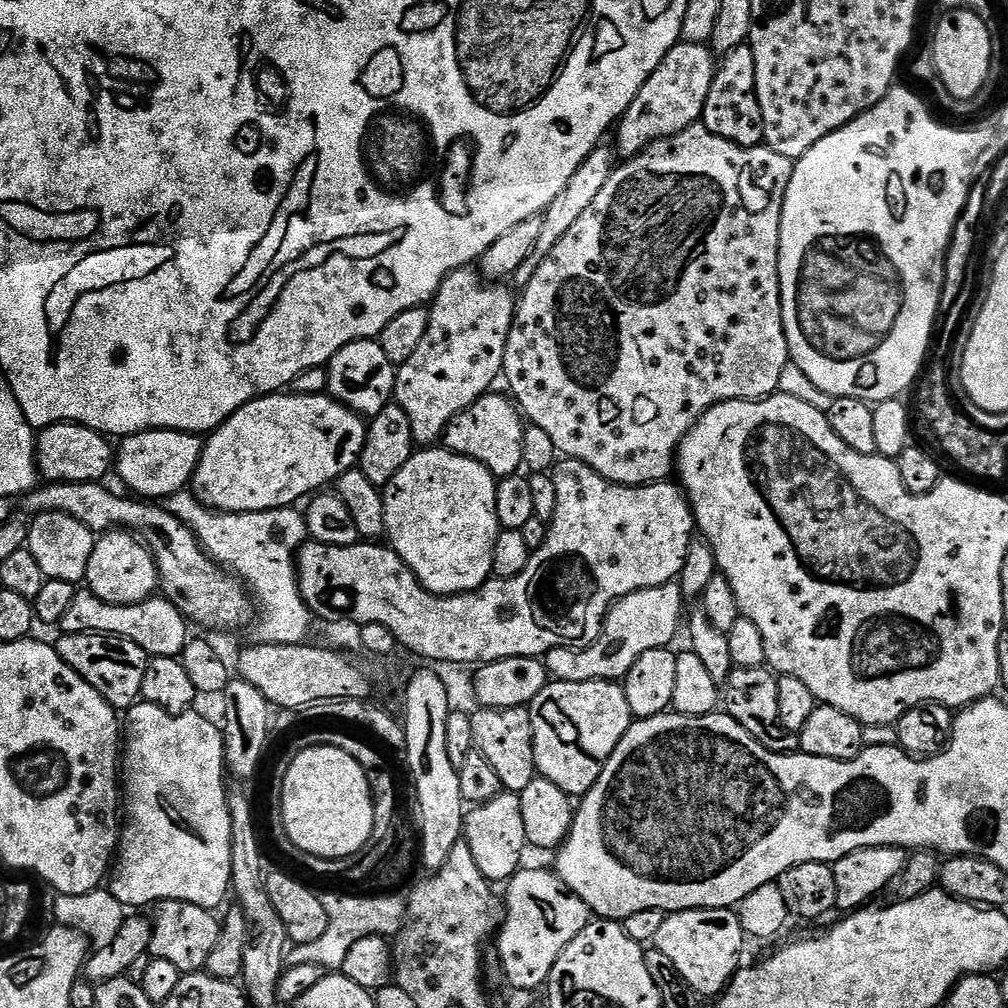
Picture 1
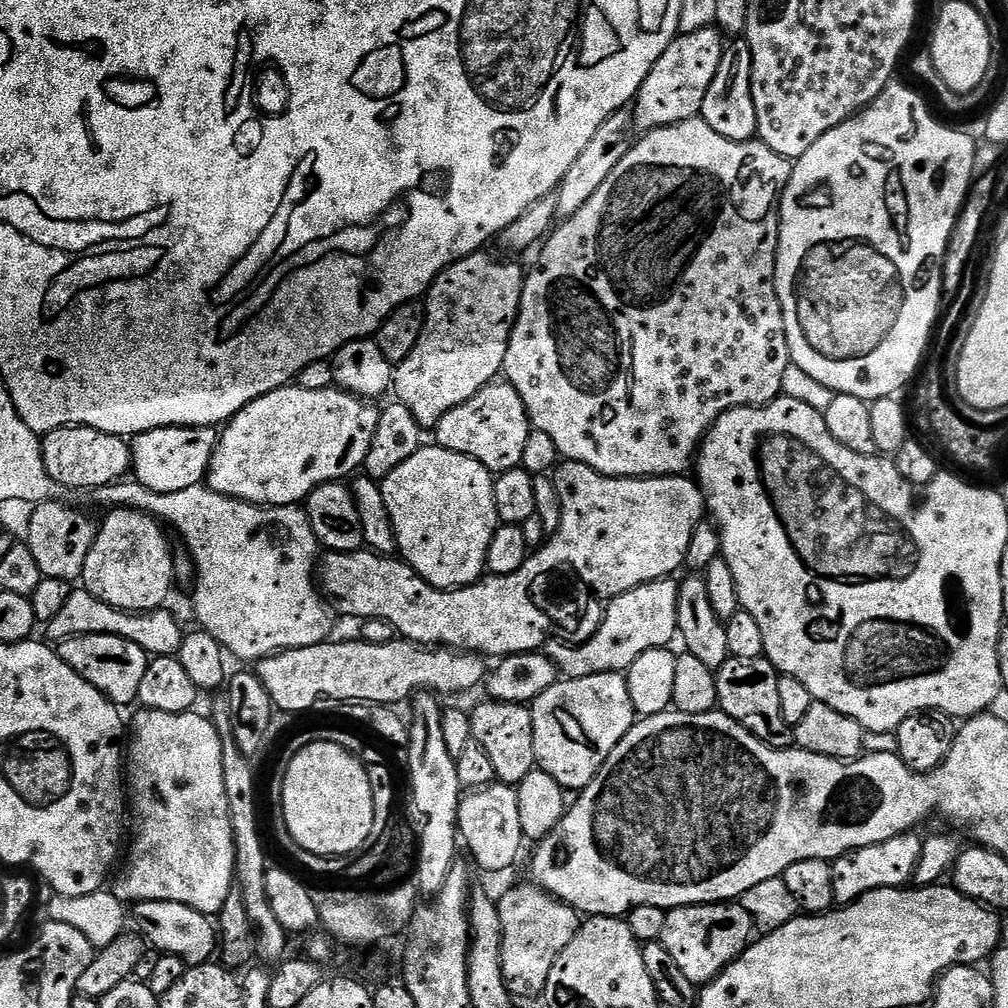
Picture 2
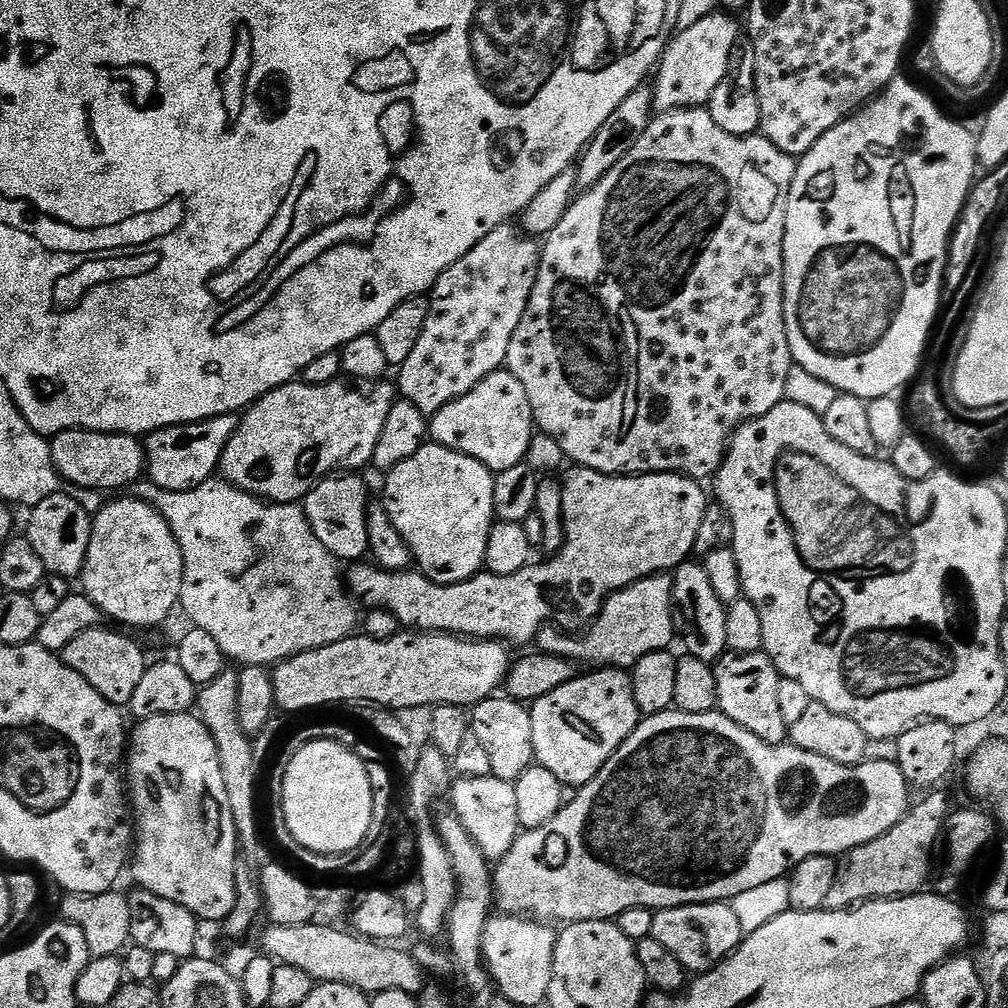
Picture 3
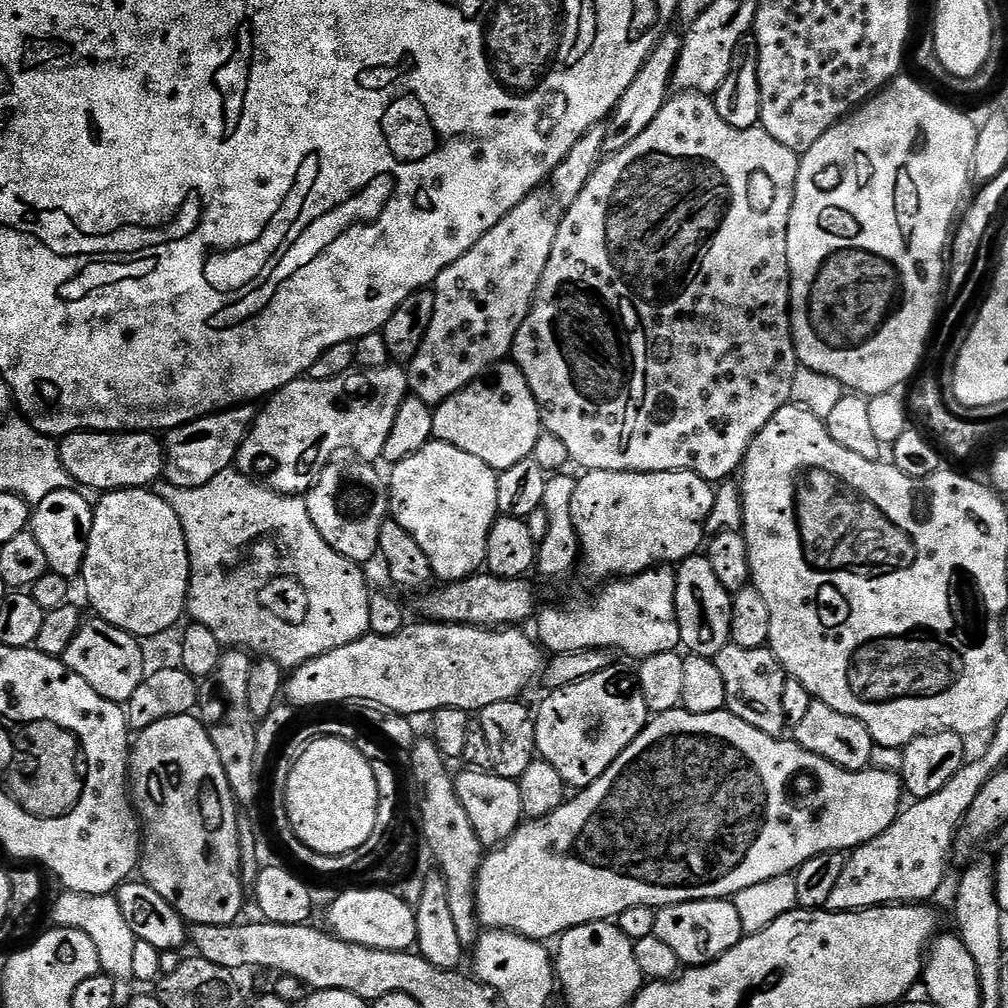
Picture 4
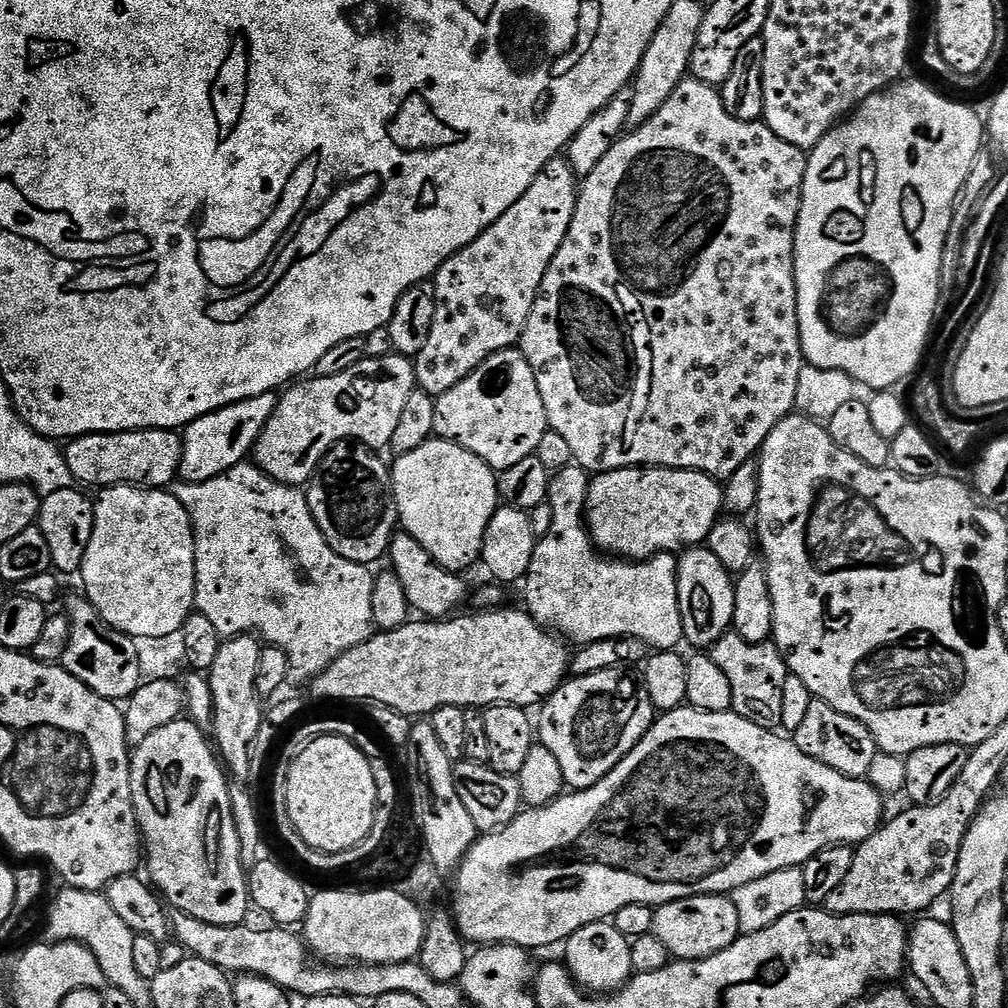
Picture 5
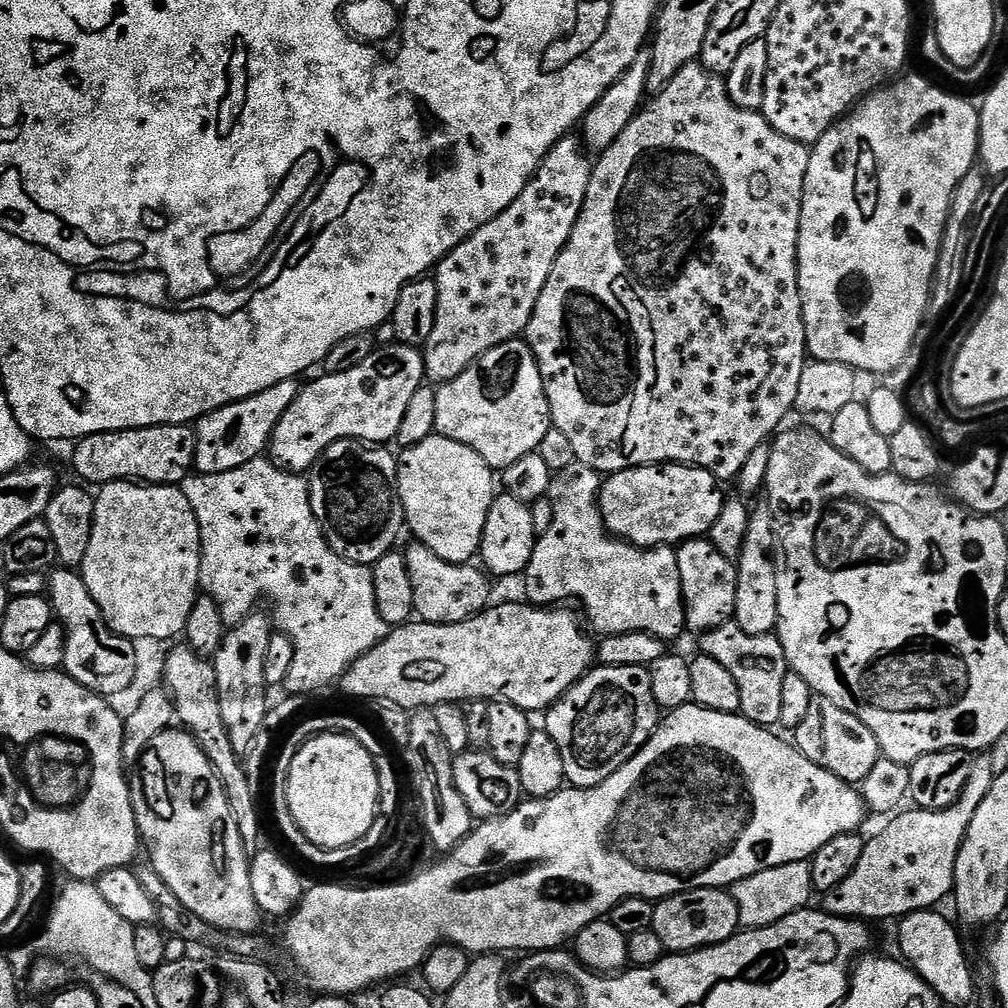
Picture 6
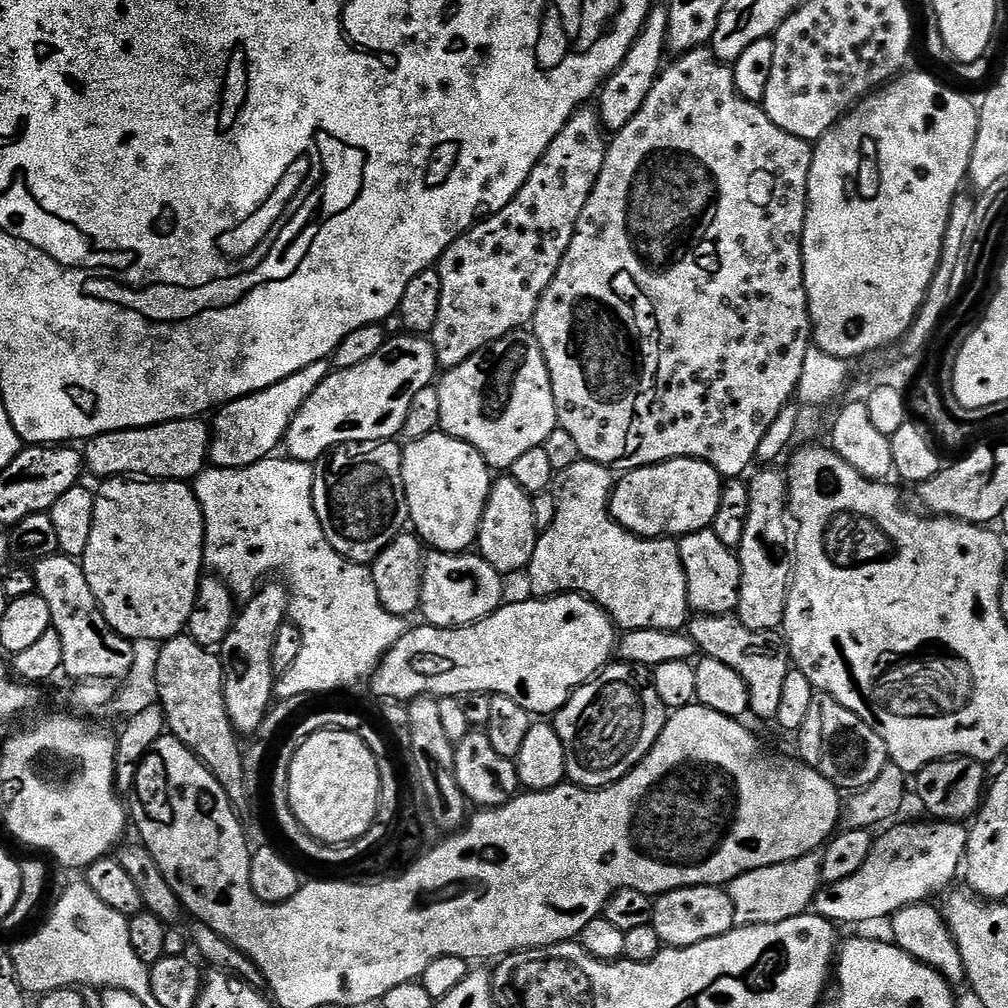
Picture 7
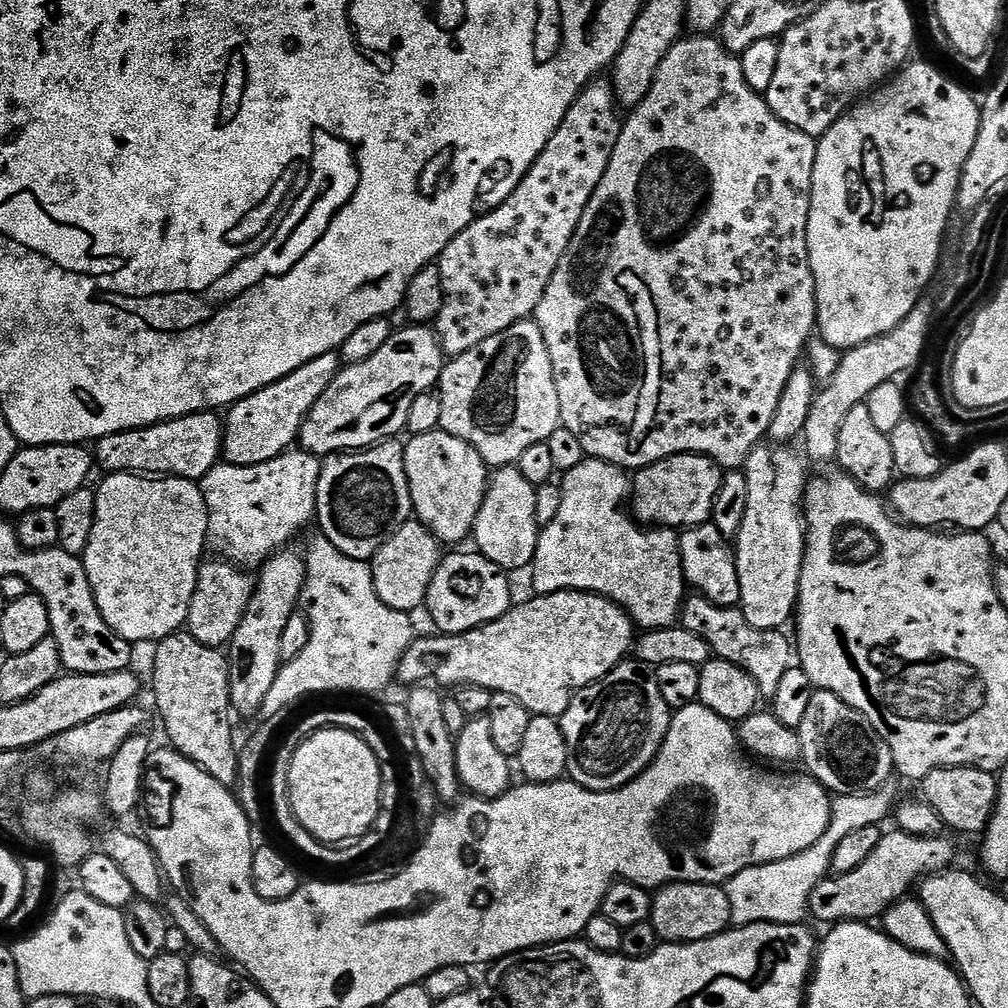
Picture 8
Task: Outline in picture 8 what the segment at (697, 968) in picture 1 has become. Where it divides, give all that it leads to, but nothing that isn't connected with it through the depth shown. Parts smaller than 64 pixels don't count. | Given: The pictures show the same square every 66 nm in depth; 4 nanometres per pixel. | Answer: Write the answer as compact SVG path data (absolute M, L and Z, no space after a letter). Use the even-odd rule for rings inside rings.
M665 884L652 898L654 930L661 941L670 944L693 944L727 932L732 924L730 898L719 884Z

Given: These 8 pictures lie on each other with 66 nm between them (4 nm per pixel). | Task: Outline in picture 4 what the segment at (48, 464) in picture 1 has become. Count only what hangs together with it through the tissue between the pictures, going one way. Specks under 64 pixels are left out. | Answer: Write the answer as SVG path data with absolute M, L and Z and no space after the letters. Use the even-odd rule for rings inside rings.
M72 432L59 446L62 466L73 482L84 490L93 488L96 494L123 488L151 489L164 476L166 448L161 437L150 432Z

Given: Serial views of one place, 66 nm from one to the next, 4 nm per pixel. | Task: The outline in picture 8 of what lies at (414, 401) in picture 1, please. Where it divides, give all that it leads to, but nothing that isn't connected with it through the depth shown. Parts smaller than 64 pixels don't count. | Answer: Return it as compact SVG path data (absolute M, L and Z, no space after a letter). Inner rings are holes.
M600 83L589 84L572 103L562 126L558 126L554 138L550 138L546 150L534 161L532 169L524 175L524 181L512 191L510 198L473 220L472 225L454 237L438 257L444 279L444 301L434 331L440 338L445 357L466 354L468 350L474 350L474 346L486 342L486 338L494 338L519 320L529 319L538 302L542 302L542 294L558 262L566 254L598 182L602 182L602 174L606 174L606 166L620 137L622 116L619 116L612 85Z

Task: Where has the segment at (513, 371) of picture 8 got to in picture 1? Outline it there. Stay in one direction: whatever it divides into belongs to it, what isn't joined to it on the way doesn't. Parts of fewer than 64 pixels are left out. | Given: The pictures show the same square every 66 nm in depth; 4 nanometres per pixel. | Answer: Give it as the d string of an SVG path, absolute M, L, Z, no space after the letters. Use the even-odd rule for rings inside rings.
M489 394L478 398L471 406L459 412L448 423L442 437L443 447L447 448L449 452L457 452L459 456L465 456L482 466L486 466L486 470L490 470L493 476L497 478L517 475L524 464L524 434L526 424L522 419L521 413L518 411L517 405L507 395L504 396Z

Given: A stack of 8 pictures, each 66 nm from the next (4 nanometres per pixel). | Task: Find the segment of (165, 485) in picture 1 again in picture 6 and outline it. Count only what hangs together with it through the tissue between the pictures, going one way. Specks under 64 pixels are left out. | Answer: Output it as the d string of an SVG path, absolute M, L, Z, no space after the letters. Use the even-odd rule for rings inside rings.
M283 380L270 390L262 390L256 396L239 400L209 412L195 421L196 467L199 474L222 474L246 466L246 462L261 459L272 443L272 435L290 402L300 393L301 385L296 380Z

